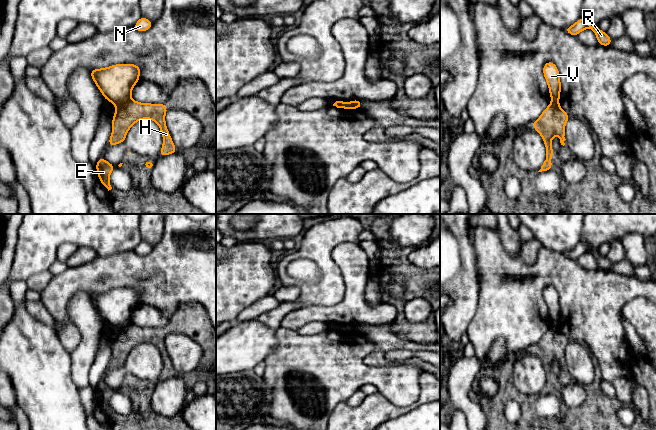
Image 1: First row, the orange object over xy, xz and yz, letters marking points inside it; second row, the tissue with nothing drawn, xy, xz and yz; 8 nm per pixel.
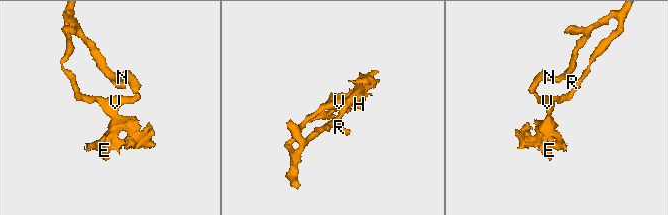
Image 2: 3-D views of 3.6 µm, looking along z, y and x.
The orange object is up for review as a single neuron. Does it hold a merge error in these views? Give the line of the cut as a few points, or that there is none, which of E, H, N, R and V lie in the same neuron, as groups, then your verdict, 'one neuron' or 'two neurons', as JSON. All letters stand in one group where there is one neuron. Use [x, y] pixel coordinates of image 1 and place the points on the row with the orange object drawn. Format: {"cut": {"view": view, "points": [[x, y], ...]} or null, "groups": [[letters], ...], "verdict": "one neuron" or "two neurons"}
{"cut": {"view": "xy", "points": [[130, 98], [116, 106]]}, "groups": [["E", "H"], ["N", "R", "V"]], "verdict": "two neurons"}

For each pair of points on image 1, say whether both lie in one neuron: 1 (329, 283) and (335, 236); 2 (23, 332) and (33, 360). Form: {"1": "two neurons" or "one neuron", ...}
{"1": "one neuron", "2": "one neuron"}

